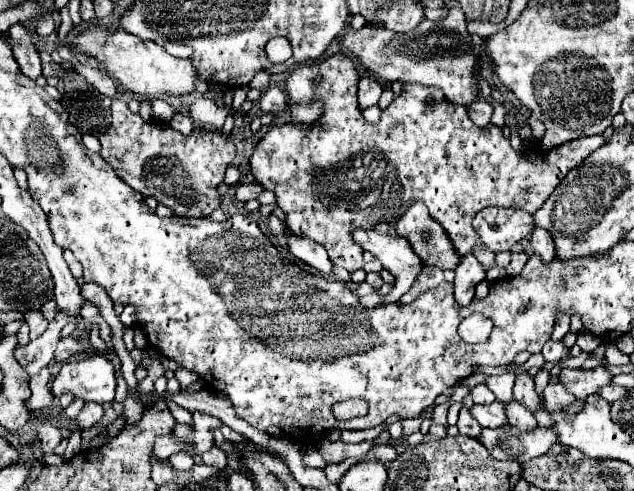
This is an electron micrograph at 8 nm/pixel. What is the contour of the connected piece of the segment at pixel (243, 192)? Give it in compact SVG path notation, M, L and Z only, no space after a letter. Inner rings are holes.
M238 183L236 185L236 199L242 203L256 199L260 193L262 193L262 185L258 183Z

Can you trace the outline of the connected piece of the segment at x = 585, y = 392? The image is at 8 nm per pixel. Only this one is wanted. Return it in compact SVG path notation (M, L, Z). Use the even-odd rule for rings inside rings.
M600 365L596 369L562 369L558 379L566 391L570 391L576 399L586 399L588 395L596 393L600 387L610 385L612 375Z

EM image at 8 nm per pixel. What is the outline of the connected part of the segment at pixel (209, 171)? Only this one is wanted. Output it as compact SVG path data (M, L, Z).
M114 99L112 101L112 123L104 135L98 137L102 143L100 155L112 165L116 175L126 181L132 189L152 195L158 199L158 203L174 209L176 215L186 215L186 217L202 217L210 215L216 207L220 207L220 197L216 193L216 187L224 181L224 171L232 163L236 145L222 137L216 131L200 131L196 127L196 135L182 135L174 131L172 127L164 125L162 121L144 121L138 113L132 113L128 109L128 103Z

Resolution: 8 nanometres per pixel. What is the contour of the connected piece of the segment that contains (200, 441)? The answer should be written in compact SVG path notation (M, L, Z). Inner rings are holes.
M193 414L194 433L190 435L190 443L196 453L204 453L214 445L214 431L222 427L222 421L212 415Z

